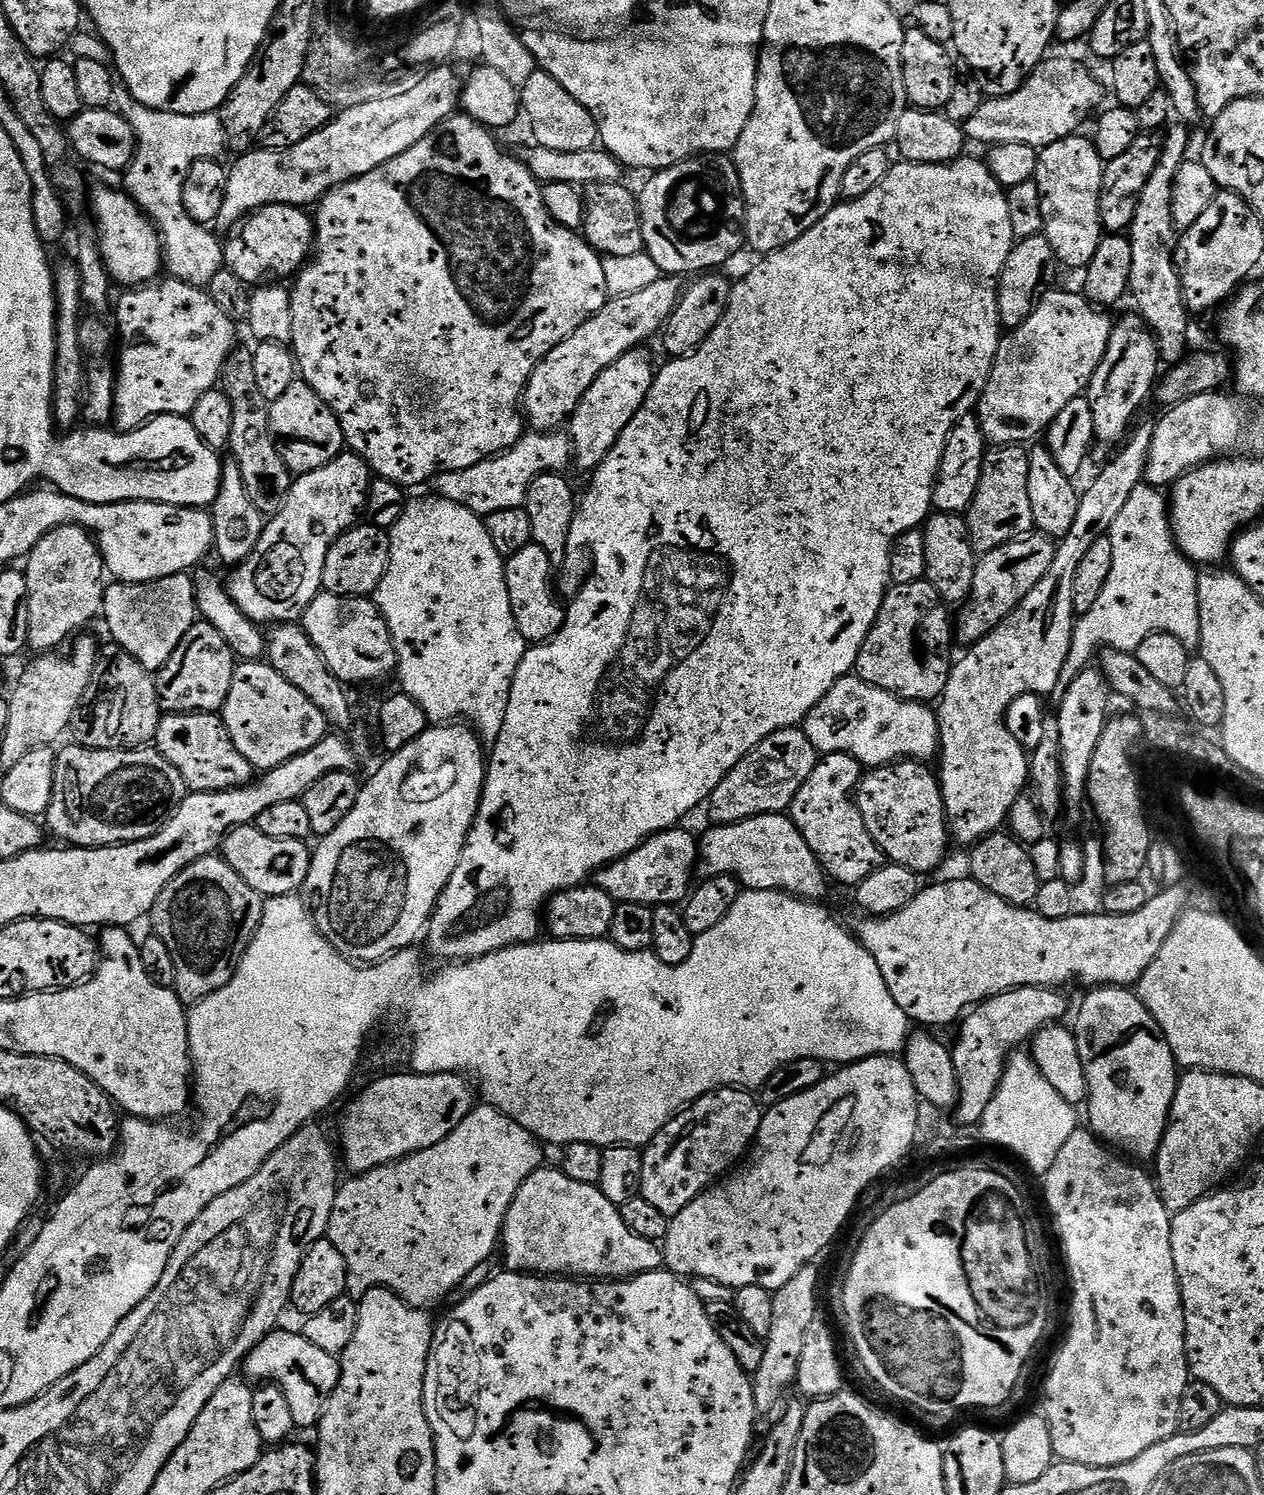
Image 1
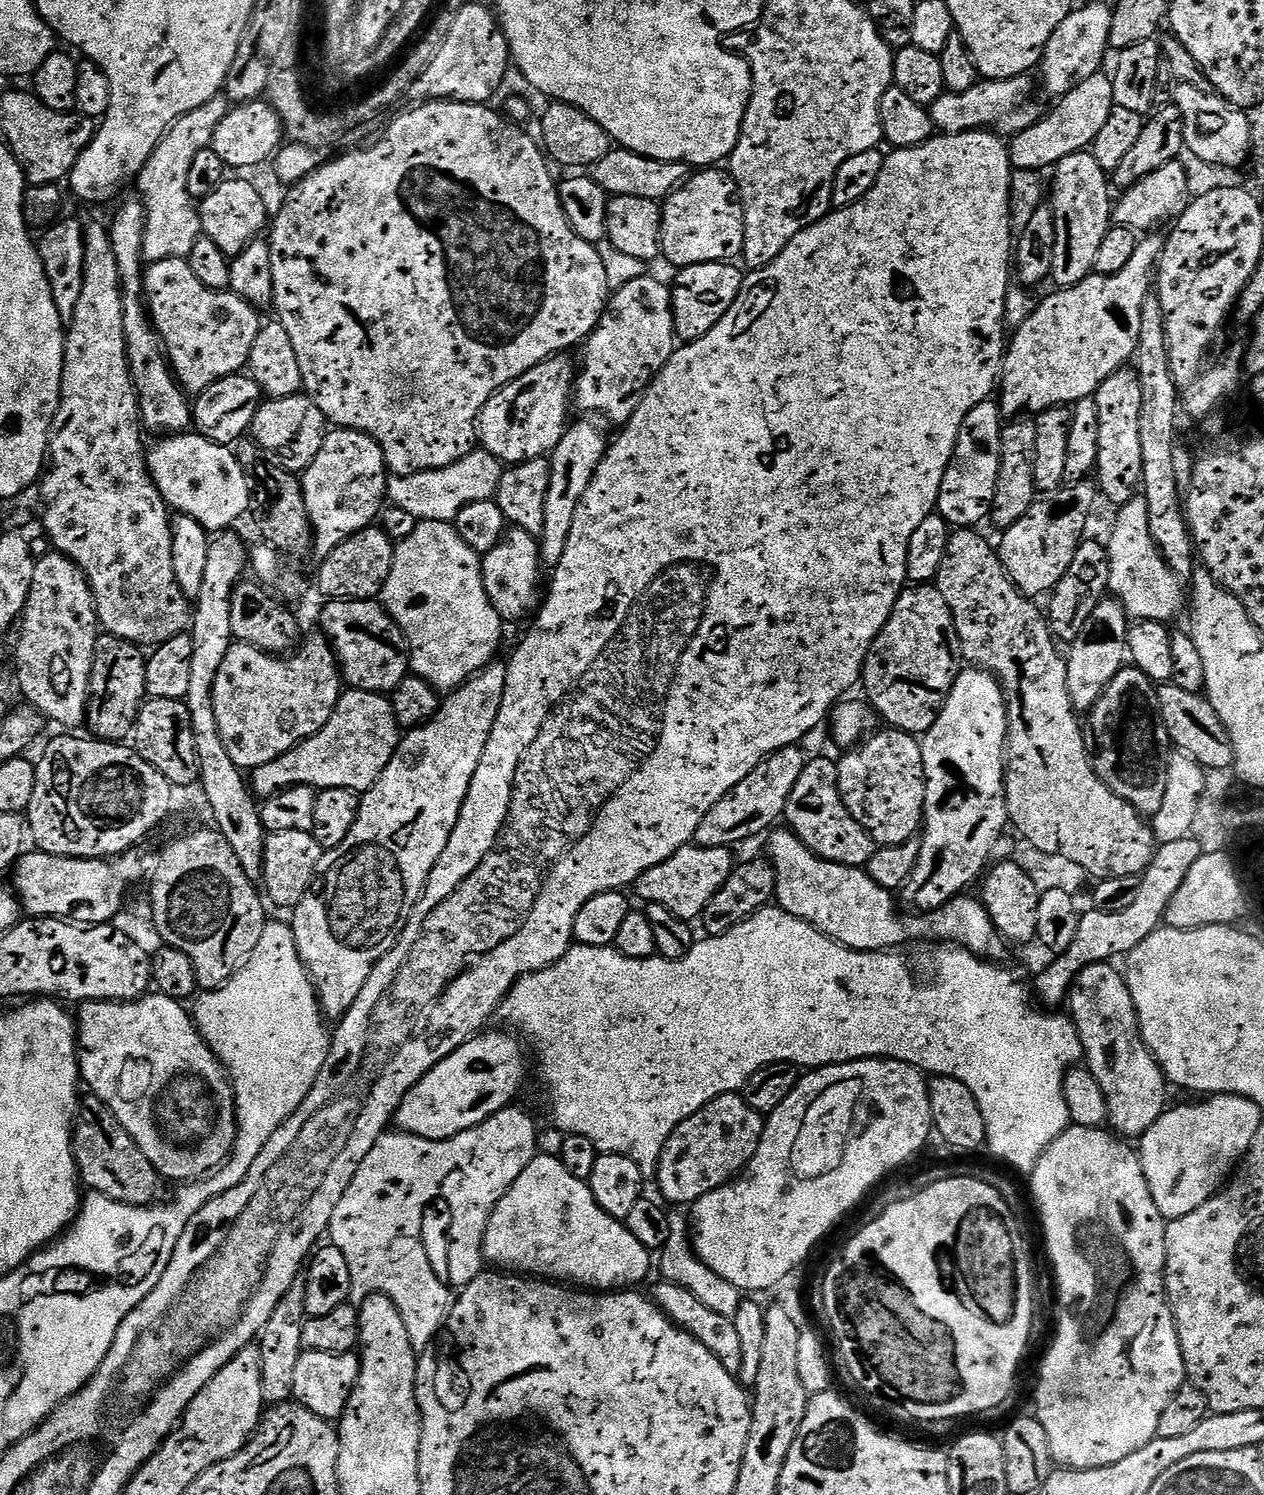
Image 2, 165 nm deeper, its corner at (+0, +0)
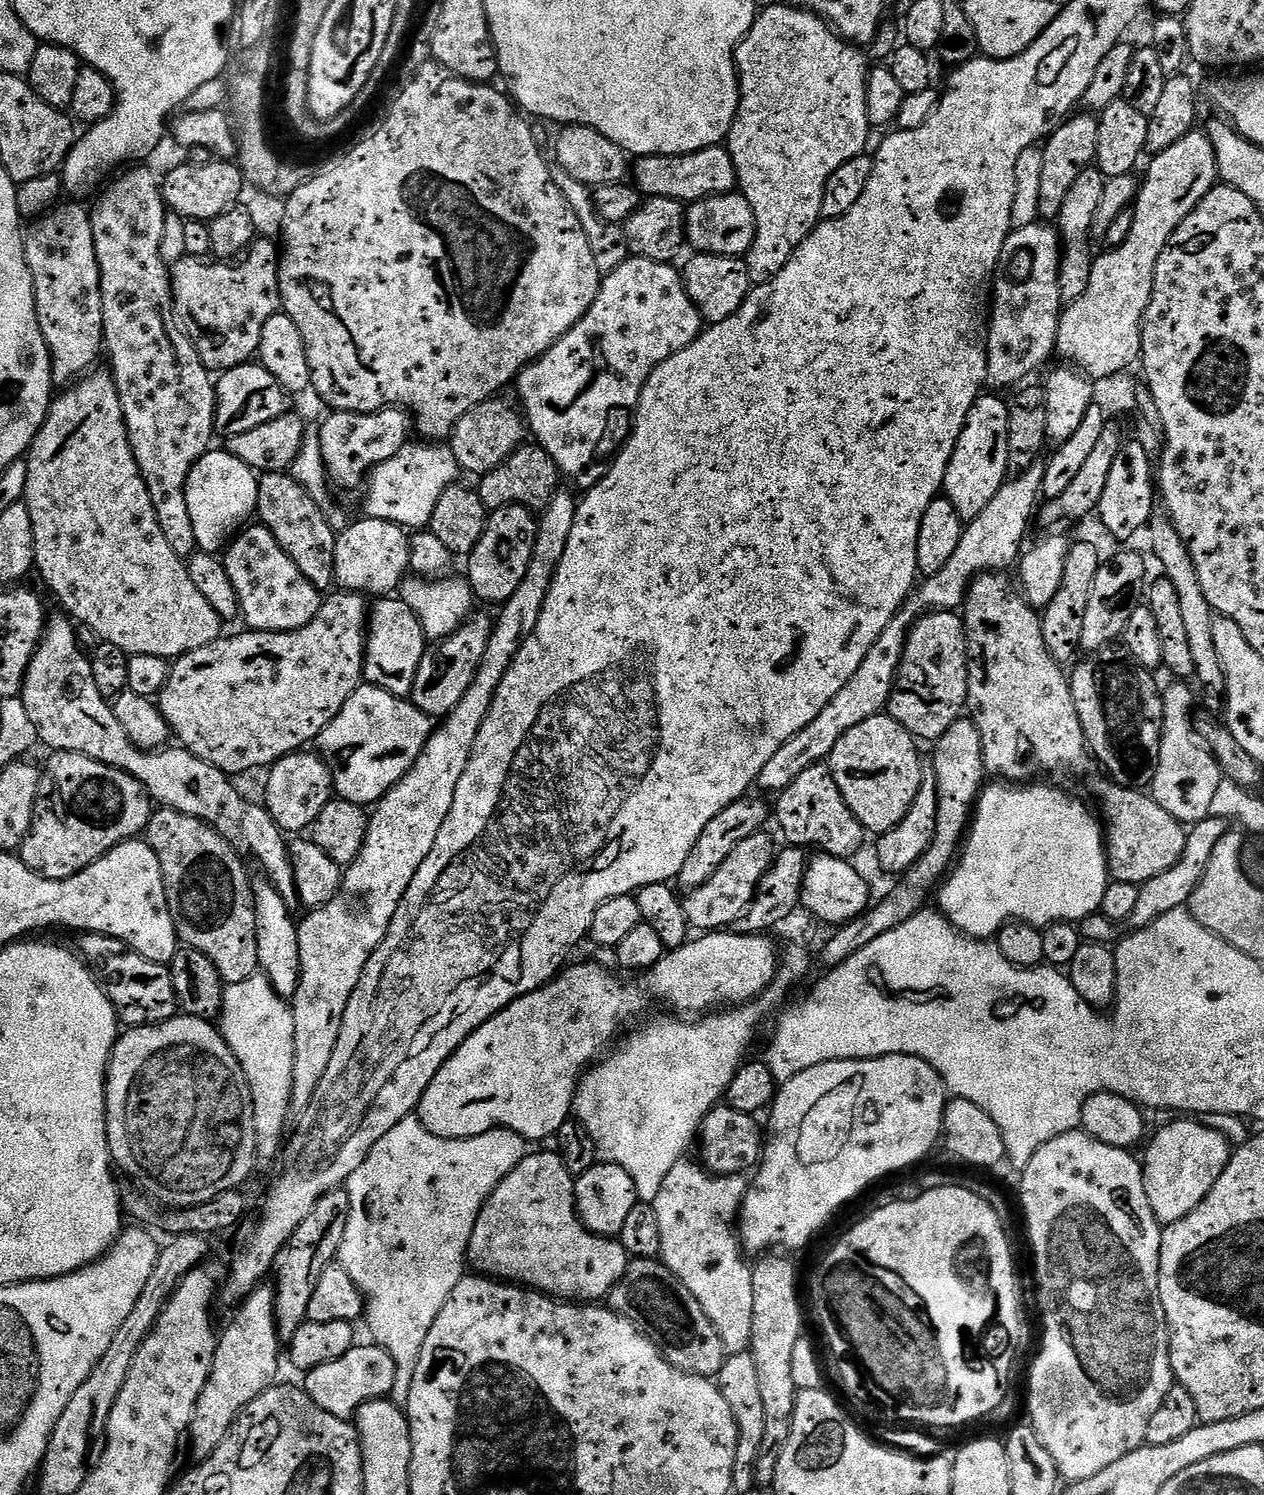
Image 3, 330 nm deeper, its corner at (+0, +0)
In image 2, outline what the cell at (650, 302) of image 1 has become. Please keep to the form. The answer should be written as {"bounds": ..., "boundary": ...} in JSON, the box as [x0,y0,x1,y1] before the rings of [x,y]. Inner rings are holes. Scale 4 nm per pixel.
{"bounds":[478,354,578,466],"boundary":[[[557,354],[551,356],[548,360],[542,361],[538,366],[534,366],[526,374],[522,374],[514,382],[510,382],[502,390],[498,390],[490,398],[490,402],[486,402],[486,406],[482,410],[480,419],[478,421],[478,440],[482,445],[483,451],[494,454],[494,458],[498,458],[501,464],[505,466],[511,466],[514,464],[521,464],[522,462],[530,462],[531,460],[538,460],[547,457],[553,452],[553,450],[558,446],[558,442],[562,442],[565,432],[568,431],[570,427],[570,419],[568,420],[568,408],[573,407],[574,404],[574,385],[576,382],[576,377],[578,375],[577,365],[572,365],[571,355],[568,354]]]}

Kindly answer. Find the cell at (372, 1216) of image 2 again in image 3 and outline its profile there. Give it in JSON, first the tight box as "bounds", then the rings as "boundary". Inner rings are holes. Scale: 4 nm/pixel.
{"bounds":[338,1115,529,1389],"boundary":[[[411,1115],[398,1122],[390,1134],[378,1138],[366,1162],[346,1181],[350,1214],[346,1234],[342,1234],[338,1262],[364,1295],[362,1320],[368,1323],[368,1332],[372,1335],[369,1337],[394,1358],[397,1389],[414,1386],[414,1370],[418,1370],[426,1334],[430,1334],[434,1318],[442,1314],[442,1306],[446,1306],[450,1294],[454,1294],[454,1286],[458,1286],[466,1274],[470,1234],[474,1234],[474,1222],[478,1222],[482,1206],[490,1194],[494,1194],[502,1178],[522,1163],[529,1152],[524,1137],[509,1128],[486,1130],[486,1134],[474,1138],[443,1140],[430,1134],[430,1130],[423,1128],[419,1119]]]}

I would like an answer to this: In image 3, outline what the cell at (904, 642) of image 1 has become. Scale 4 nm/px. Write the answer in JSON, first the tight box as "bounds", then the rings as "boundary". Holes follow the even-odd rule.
{"bounds":[887,611,968,741],"boundary":[[[955,611],[930,612],[920,617],[908,632],[908,641],[896,671],[896,683],[888,699],[887,715],[915,736],[917,741],[939,740],[956,720],[965,715],[968,702],[968,639],[963,619]]]}

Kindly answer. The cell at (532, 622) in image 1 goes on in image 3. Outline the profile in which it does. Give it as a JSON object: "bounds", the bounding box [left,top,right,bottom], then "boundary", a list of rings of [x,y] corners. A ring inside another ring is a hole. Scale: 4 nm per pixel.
{"bounds":[466,504,537,606],"boundary":[[[521,504],[497,508],[489,515],[486,530],[482,538],[478,538],[478,546],[474,546],[474,550],[466,557],[468,564],[466,579],[472,585],[472,594],[477,601],[485,600],[488,604],[500,606],[510,598],[510,594],[514,594],[514,590],[518,590],[522,578],[526,578],[526,566],[530,566],[530,554],[534,554],[537,527],[537,517],[529,508],[524,508]]]}

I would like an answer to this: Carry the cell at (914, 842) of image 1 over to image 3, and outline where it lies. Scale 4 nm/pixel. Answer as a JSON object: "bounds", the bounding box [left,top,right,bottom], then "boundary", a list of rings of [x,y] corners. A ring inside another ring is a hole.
{"bounds":[828,714,926,833],"boundary":[[[881,714],[866,718],[866,722],[854,726],[854,730],[846,730],[846,734],[838,738],[838,746],[828,755],[828,769],[832,771],[834,782],[838,782],[838,790],[842,790],[846,806],[850,806],[854,818],[858,818],[869,833],[890,830],[906,818],[926,771],[916,747],[915,736],[894,722],[892,716]]]}

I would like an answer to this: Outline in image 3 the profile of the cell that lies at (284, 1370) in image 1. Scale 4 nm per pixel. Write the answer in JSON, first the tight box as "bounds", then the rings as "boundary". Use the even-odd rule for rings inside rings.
{"bounds":[303,1342,396,1421],"boundary":[[[375,1342],[367,1343],[353,1346],[346,1354],[342,1354],[342,1358],[334,1358],[334,1362],[326,1362],[326,1366],[318,1366],[303,1377],[304,1391],[314,1403],[322,1406],[322,1410],[326,1410],[326,1414],[351,1421],[356,1411],[366,1402],[393,1395],[396,1388],[394,1358],[390,1358],[390,1354],[386,1354],[386,1350],[378,1347]]]}

